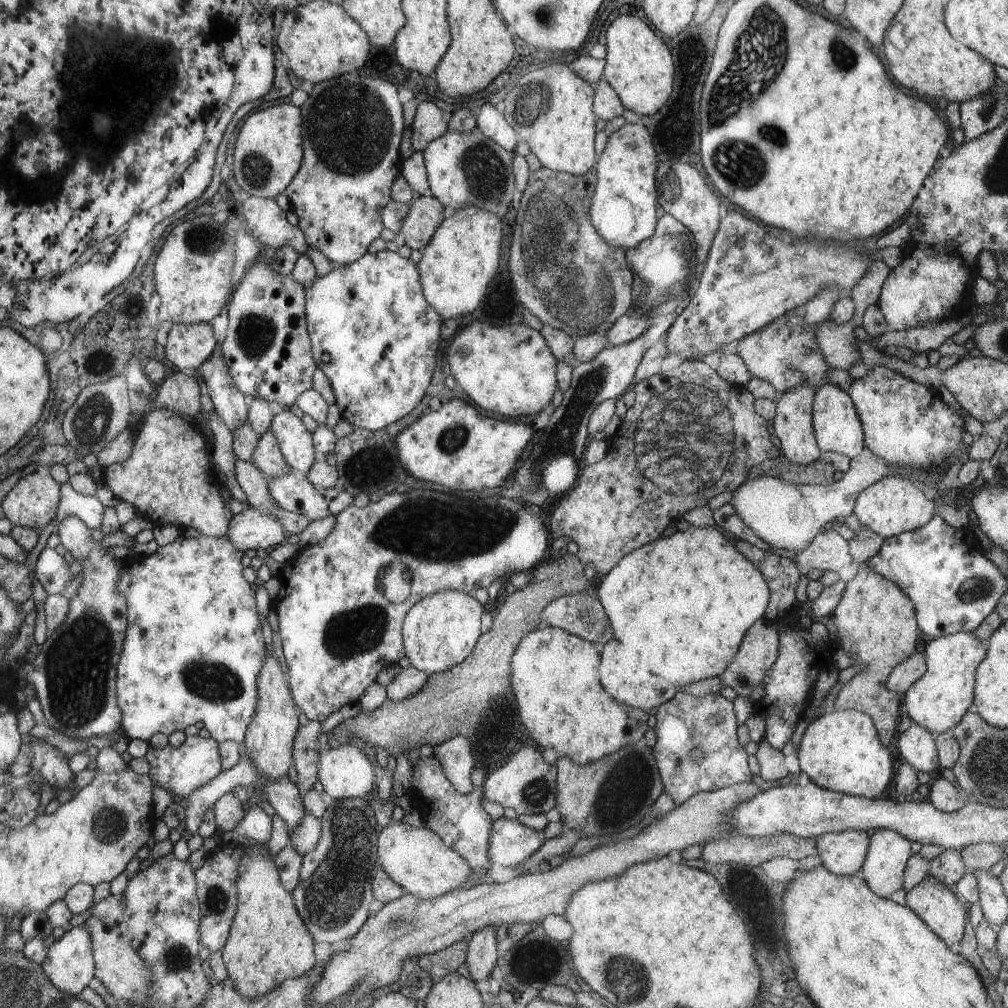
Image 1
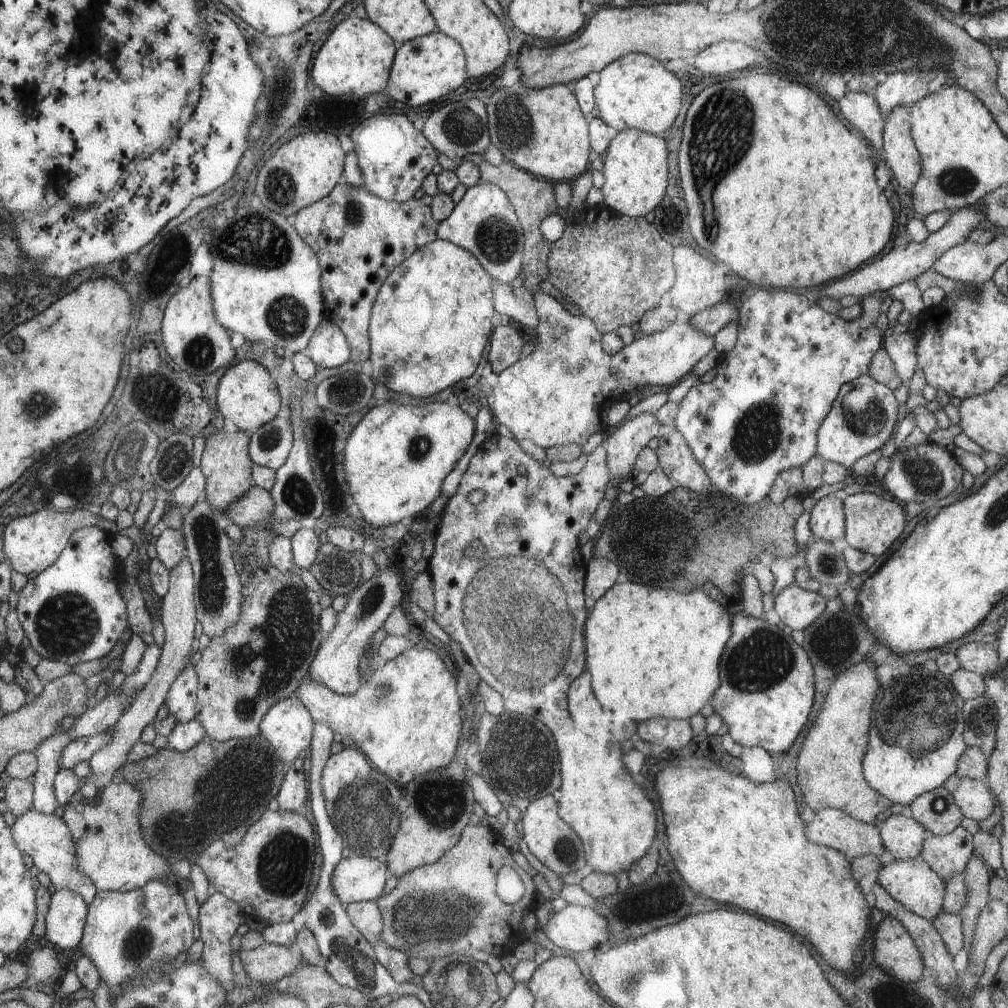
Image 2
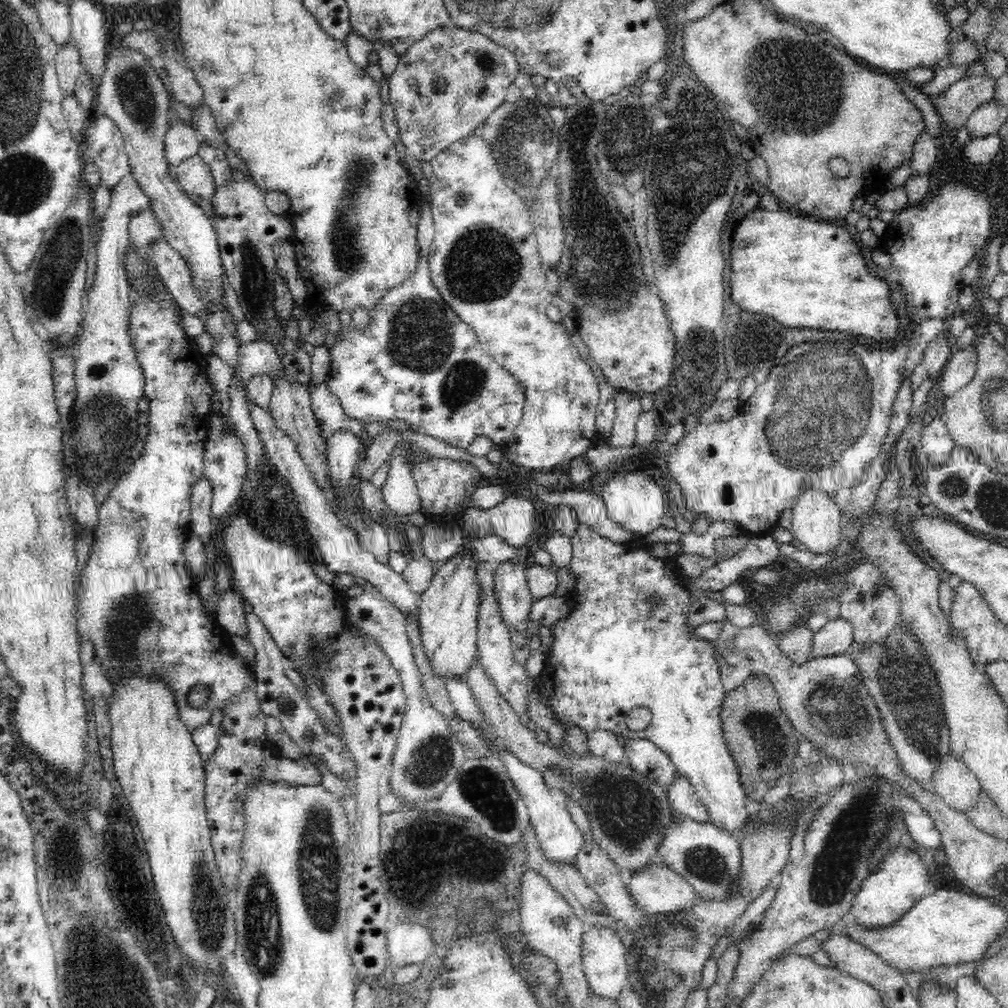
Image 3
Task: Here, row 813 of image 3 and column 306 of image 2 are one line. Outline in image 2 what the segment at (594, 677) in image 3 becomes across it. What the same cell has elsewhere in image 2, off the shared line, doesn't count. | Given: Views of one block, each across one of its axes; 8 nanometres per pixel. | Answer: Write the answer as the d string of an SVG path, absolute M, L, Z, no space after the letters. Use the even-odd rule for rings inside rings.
M296 696L277 702L261 721L261 735L268 740L289 768L300 752L310 746L314 732L313 715Z

